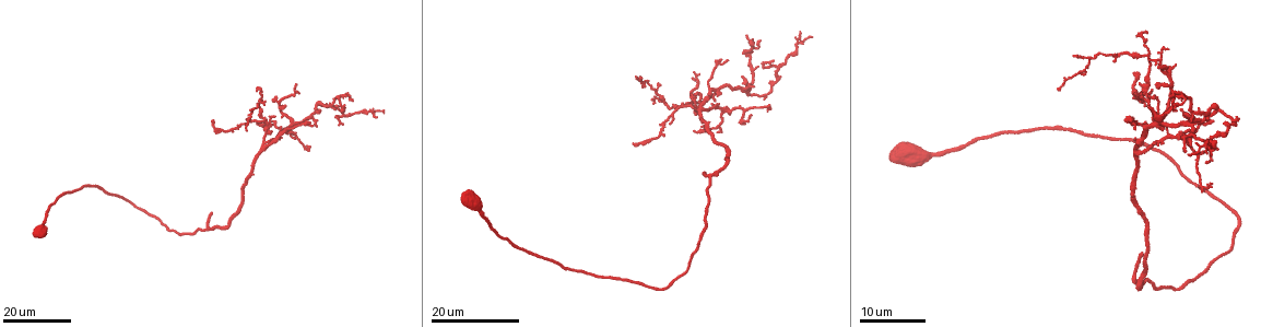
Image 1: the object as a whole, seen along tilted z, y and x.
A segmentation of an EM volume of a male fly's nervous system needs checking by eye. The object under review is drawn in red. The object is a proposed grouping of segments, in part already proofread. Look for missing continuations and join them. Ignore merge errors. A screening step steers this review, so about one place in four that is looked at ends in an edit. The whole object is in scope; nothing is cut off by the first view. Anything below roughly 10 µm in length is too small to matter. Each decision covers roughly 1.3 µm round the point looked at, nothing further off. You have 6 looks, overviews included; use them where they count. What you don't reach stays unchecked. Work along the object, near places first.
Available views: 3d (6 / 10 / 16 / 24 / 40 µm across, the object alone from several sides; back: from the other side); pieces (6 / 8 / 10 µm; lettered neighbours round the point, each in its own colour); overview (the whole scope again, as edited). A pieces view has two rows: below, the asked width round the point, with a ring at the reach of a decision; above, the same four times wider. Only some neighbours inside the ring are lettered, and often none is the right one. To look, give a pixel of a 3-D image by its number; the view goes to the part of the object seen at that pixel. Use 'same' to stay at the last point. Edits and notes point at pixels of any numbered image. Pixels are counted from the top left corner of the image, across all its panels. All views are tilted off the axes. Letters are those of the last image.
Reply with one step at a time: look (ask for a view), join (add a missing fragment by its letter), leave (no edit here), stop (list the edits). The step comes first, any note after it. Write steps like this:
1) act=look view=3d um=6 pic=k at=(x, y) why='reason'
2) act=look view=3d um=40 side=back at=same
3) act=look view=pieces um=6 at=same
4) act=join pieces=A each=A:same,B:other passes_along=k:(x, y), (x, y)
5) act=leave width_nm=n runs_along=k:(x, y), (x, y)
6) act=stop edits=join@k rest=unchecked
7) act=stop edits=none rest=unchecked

act=look view=3d um=24 pic=1 at=(722, 132) why='an open end'

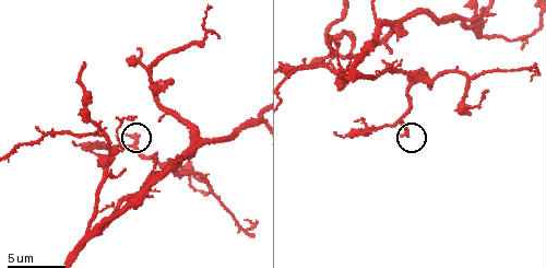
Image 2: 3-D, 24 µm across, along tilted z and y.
act=look view=pieces um=10 pic=2 at=(132, 136) why='see the neighbours'

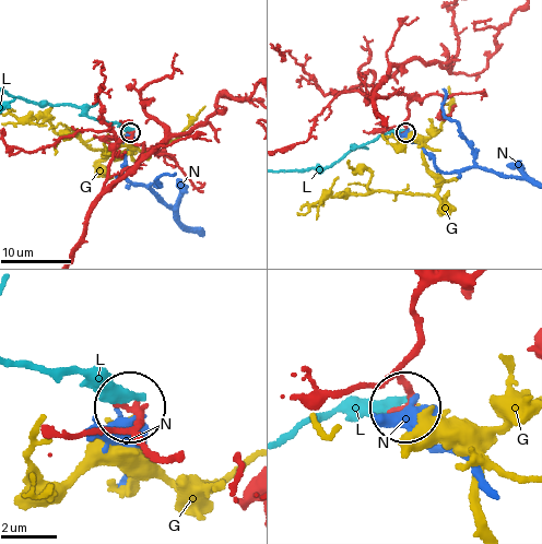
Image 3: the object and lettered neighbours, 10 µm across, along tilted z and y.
act=leave each=G:other,L:other,N:other runs_along=3:(171, 461), (151, 450), (130, 410) found='none of them fits'

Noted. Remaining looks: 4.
act=look view=3d um=24 pic=1 at=(212, 214) why='an open end'

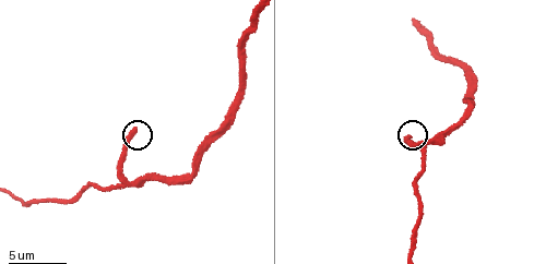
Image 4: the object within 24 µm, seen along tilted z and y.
act=look view=pieces um=10 pic=4 at=(133, 131)

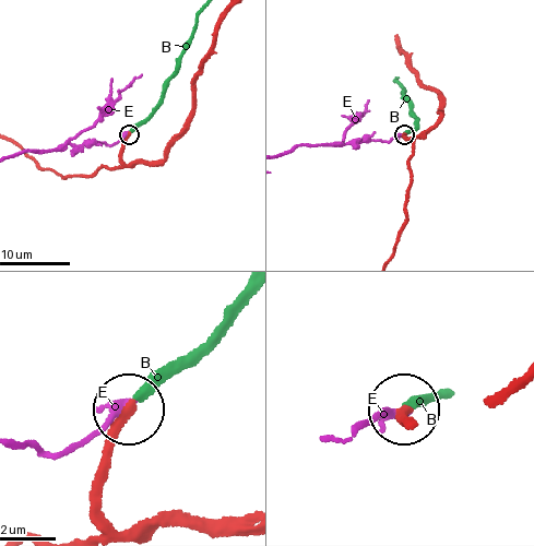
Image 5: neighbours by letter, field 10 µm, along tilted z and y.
act=join pieces=B each=B:same,E:other passes_along=5:(99, 481), (109, 440), (132, 403), (199, 351), (238, 292) found='it goes on there'

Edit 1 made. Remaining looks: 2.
act=look view=3d um=24 pic=1 at=(742, 77) why='free end'

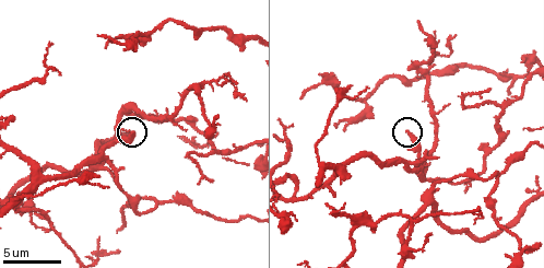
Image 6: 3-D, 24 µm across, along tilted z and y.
act=look view=pieces um=10 pic=6 at=(132, 131)

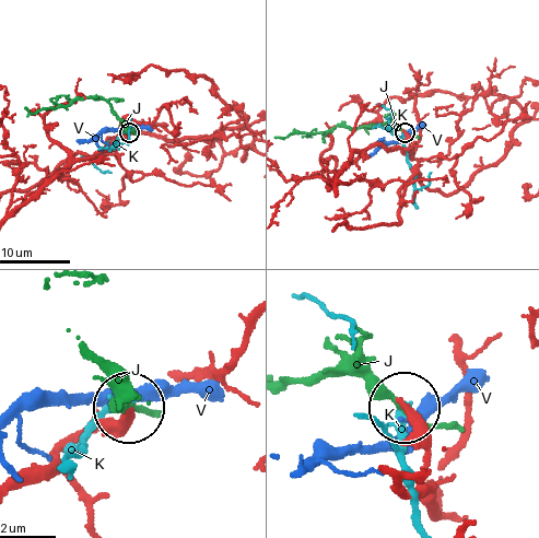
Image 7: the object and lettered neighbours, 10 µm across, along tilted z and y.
act=leave width_nm=230 each=J:other,K:other,V:other found='none of them fits'

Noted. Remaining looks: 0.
act=stop edits=join@5 rest=unchecked

